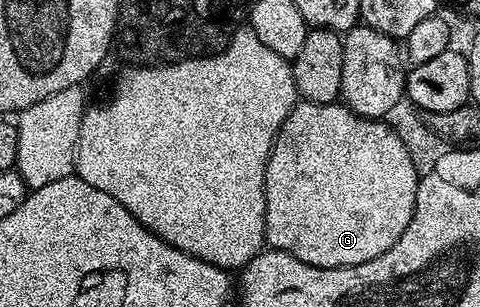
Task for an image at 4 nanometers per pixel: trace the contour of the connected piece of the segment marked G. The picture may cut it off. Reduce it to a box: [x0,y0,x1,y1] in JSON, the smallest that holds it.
[264,100,421,269]

